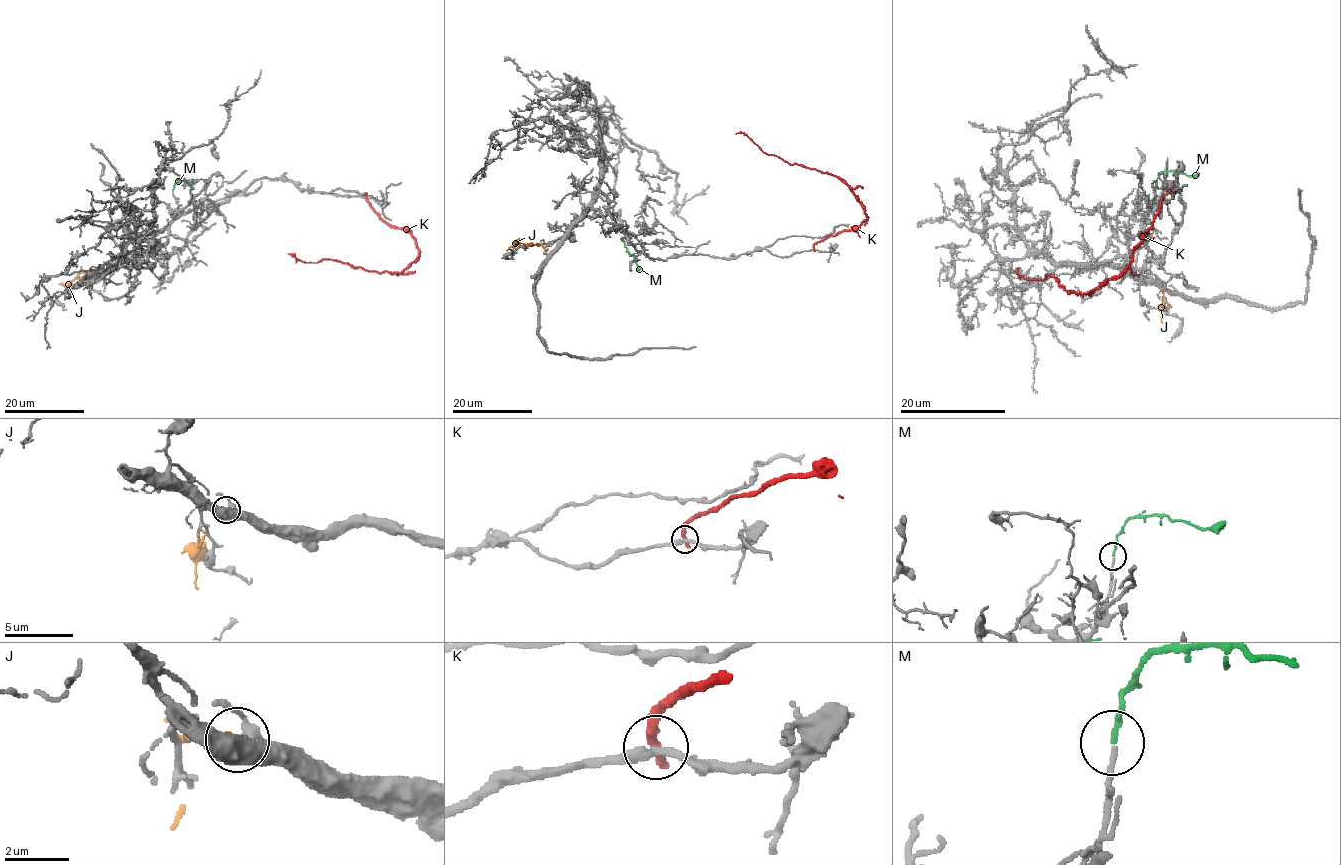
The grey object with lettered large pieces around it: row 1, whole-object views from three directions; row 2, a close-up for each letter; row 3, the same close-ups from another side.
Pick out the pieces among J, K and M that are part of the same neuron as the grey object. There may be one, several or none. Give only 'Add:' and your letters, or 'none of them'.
Add: none of them

